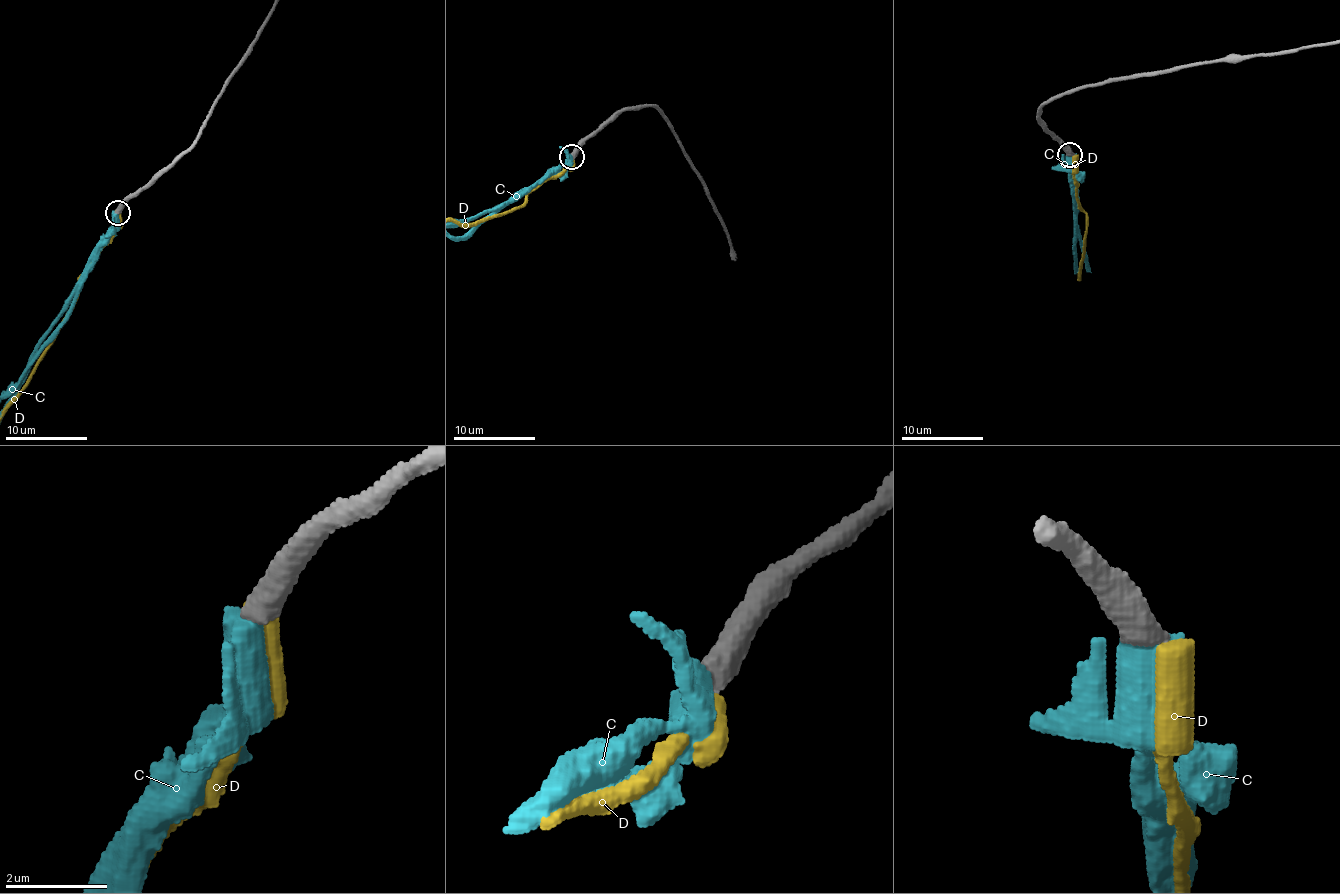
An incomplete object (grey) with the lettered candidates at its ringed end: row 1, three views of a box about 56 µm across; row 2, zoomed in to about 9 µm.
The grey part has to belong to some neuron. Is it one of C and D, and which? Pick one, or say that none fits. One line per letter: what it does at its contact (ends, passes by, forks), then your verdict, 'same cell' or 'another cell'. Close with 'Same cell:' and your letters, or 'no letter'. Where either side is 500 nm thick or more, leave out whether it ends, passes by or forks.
C: same cell
D: another cell
Same cell: C

